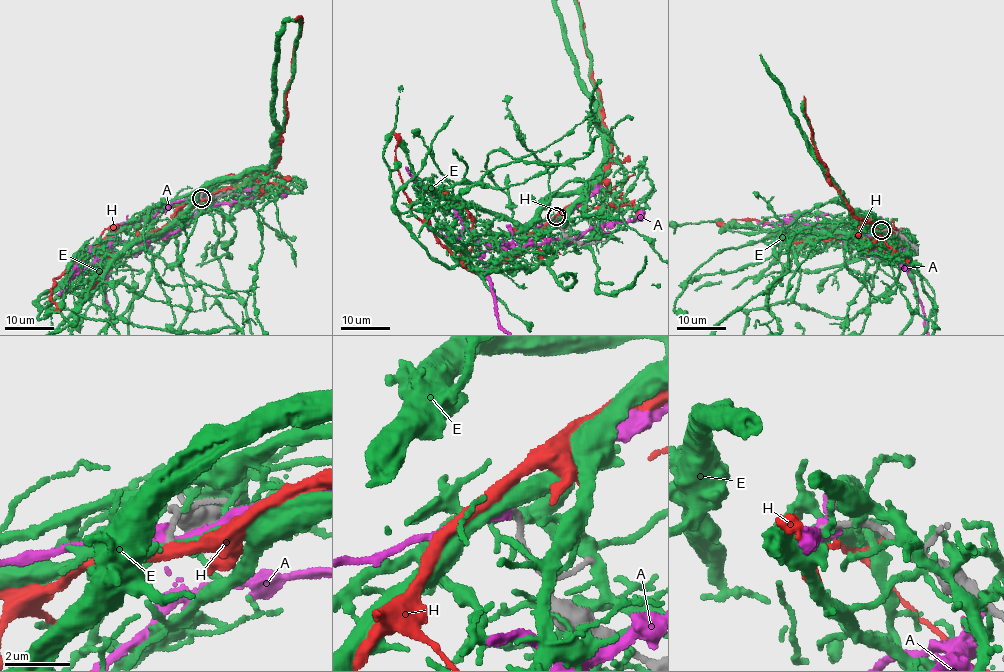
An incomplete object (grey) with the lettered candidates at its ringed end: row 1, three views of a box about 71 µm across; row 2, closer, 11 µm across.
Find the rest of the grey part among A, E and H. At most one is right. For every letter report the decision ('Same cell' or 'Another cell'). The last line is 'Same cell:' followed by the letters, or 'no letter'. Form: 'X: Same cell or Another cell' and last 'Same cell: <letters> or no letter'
A: Another cell
E: Another cell
H: Same cell
Same cell: H

